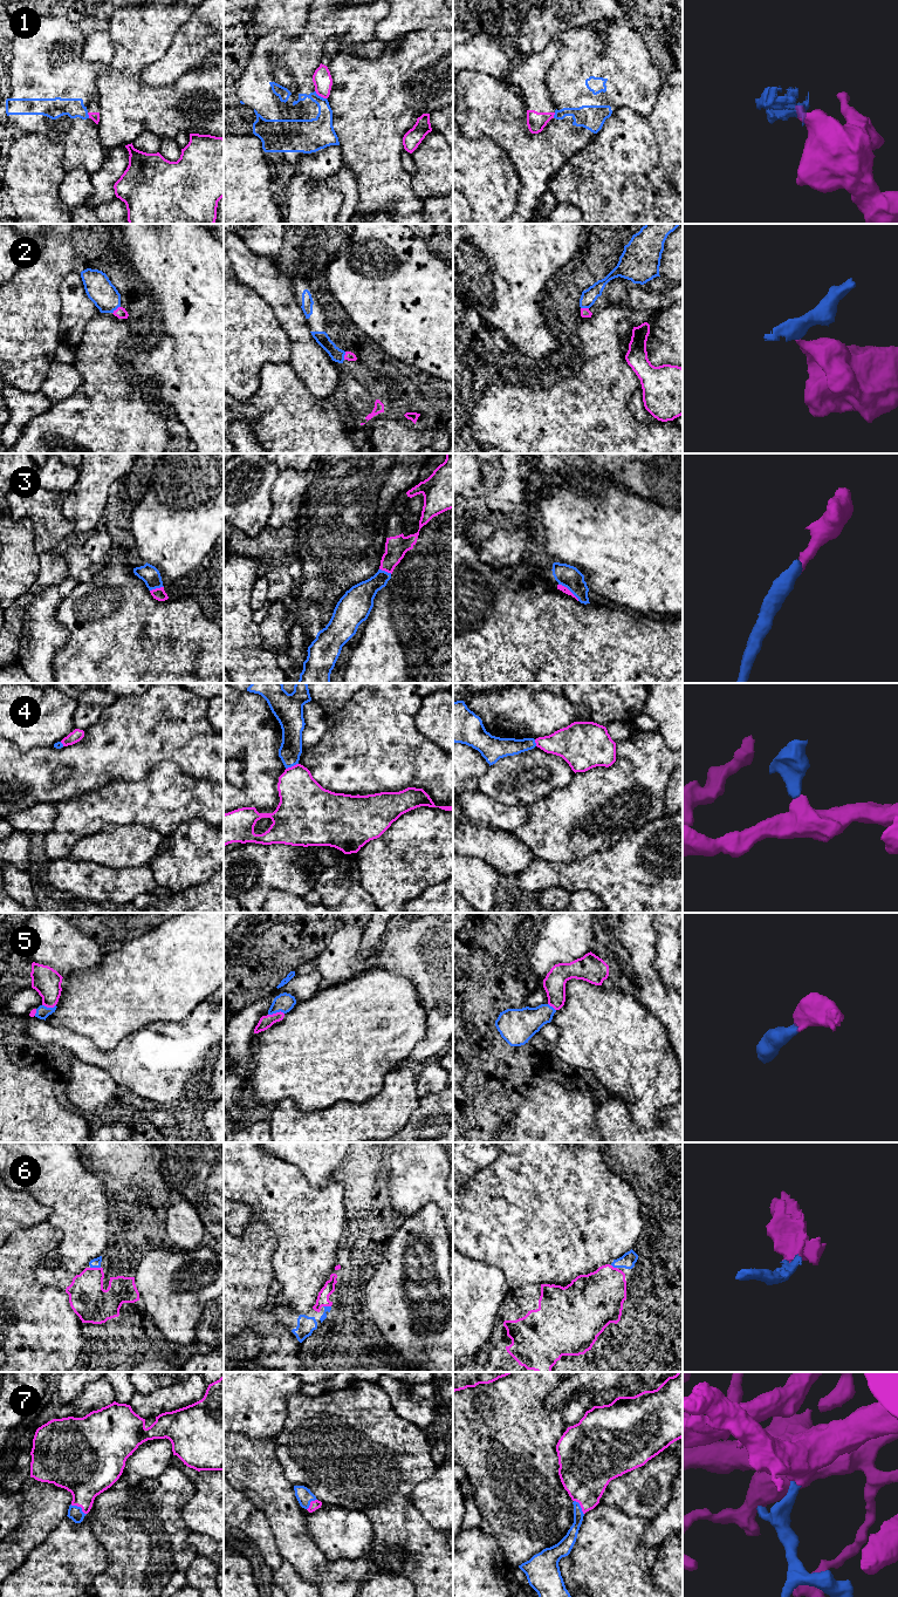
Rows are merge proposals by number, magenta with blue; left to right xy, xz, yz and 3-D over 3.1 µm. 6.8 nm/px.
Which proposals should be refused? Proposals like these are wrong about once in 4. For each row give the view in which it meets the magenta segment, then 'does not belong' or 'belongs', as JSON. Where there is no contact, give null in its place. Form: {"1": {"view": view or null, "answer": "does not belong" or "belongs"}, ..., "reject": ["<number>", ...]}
{"1": {"view": "xz", "answer": "does not belong"}, "2": {"view": "xy", "answer": "does not belong"}, "3": {"view": "yz", "answer": "belongs"}, "4": {"view": "xz", "answer": "does not belong"}, "5": {"view": "xz", "answer": "belongs"}, "6": {"view": "xy", "answer": "belongs"}, "7": {"view": "xy", "answer": "belongs"}, "reject": ["1", "2", "4"]}

